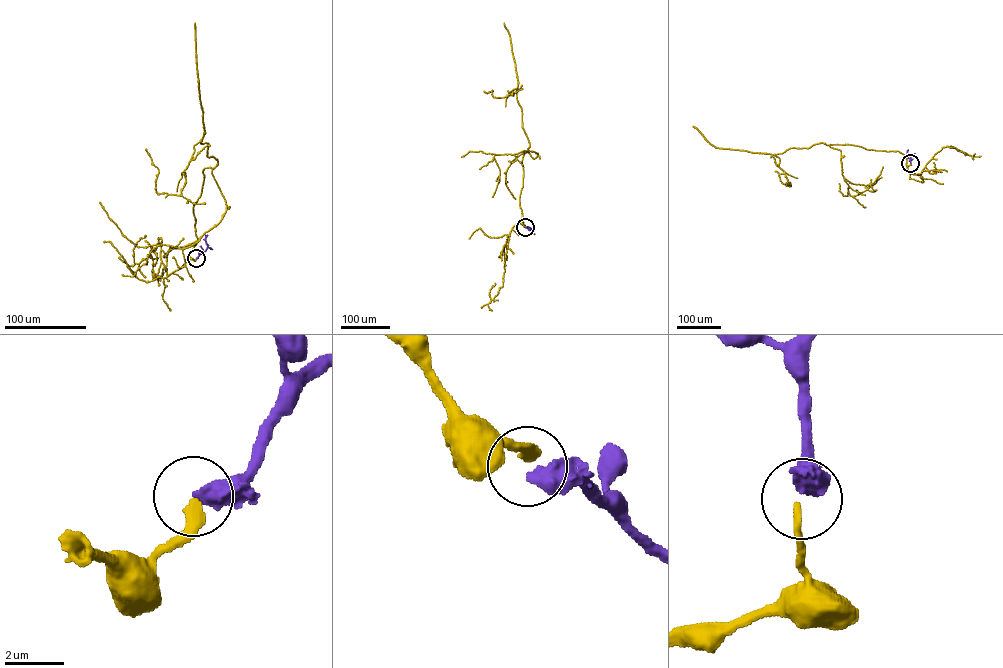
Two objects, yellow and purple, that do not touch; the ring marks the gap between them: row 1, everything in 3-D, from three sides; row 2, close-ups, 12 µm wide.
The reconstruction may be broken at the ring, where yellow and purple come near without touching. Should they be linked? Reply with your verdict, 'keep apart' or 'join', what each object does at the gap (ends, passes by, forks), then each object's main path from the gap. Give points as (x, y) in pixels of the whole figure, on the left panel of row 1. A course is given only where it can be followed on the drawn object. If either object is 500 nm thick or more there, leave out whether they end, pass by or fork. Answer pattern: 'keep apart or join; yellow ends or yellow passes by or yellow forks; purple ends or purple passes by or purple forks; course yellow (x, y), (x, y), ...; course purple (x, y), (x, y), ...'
keep apart; yellow ends; purple ends; course yellow (196, 258), (189, 256), (197, 240), (193, 206), (203, 170), (217, 159), (201, 144), (194, 23); course purple (196, 258), (206, 249), (207, 235)

